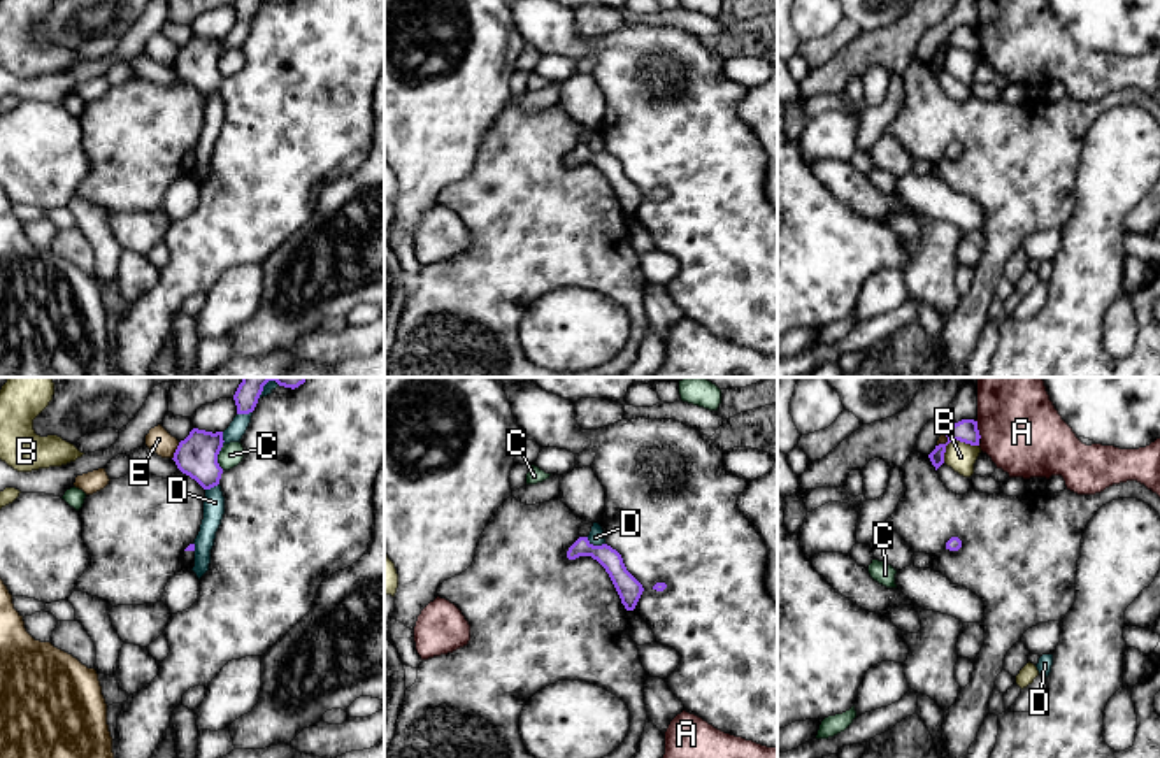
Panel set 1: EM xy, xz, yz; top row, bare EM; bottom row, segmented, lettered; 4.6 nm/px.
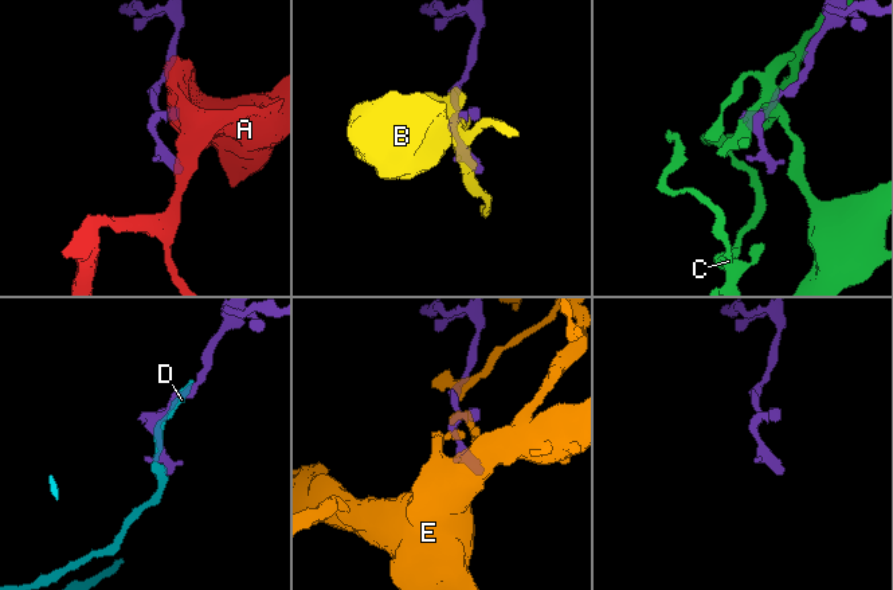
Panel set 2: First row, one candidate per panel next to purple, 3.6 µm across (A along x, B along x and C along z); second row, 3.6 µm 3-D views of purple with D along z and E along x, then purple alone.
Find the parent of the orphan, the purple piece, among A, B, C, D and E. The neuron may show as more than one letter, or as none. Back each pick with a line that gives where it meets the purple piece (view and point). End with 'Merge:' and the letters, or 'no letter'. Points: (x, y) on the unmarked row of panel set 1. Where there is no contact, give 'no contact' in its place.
Merge: no letter

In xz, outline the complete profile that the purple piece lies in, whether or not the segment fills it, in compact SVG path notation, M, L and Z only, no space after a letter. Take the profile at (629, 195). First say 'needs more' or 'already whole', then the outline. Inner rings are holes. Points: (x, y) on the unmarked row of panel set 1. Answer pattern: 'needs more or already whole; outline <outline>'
needs more; outline M583 128L579 135L579 146L569 154L567 165L576 167L579 163L591 163L597 167L609 181L621 211L627 218L634 218L644 195L642 191L627 177L621 161L607 151L593 153L588 147L593 130Z

